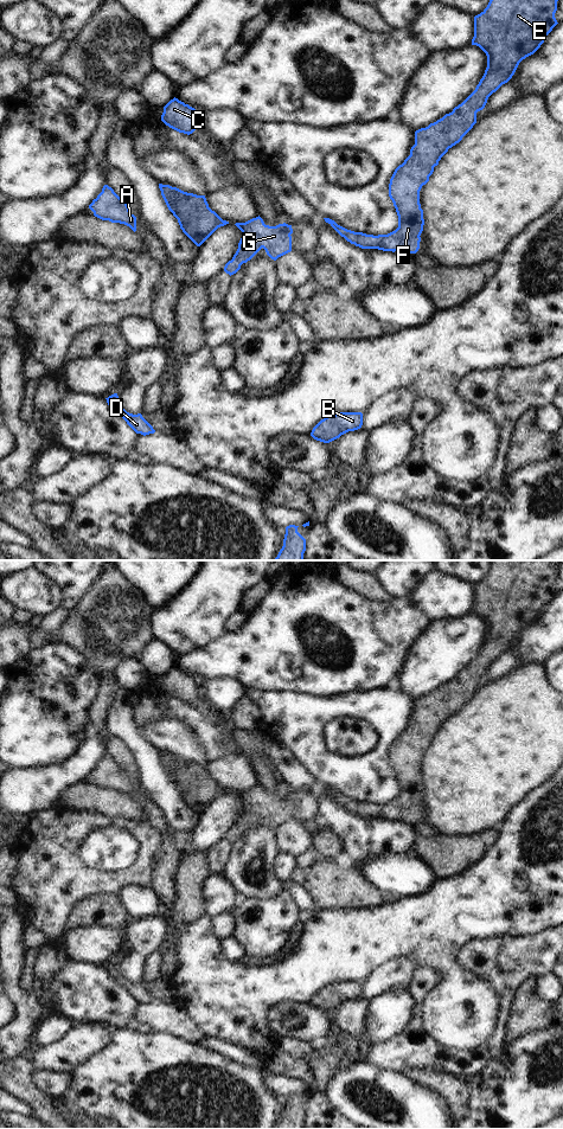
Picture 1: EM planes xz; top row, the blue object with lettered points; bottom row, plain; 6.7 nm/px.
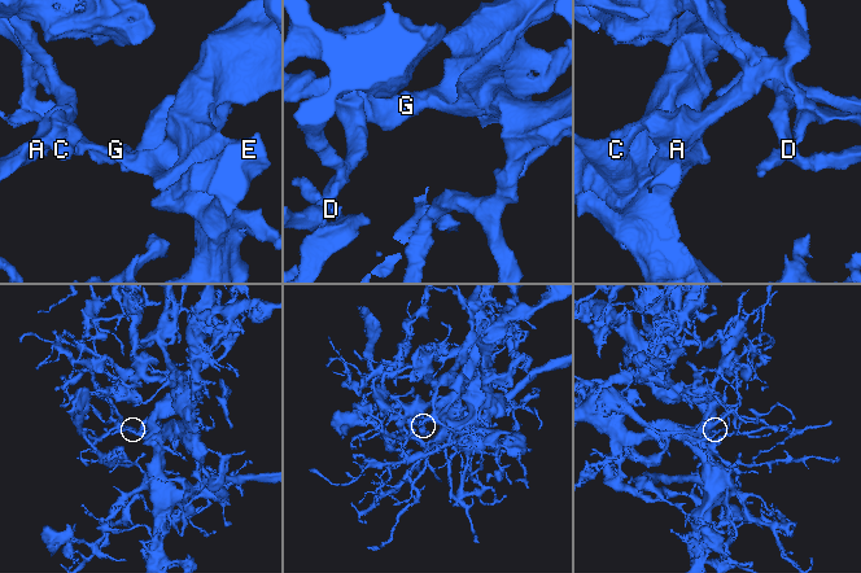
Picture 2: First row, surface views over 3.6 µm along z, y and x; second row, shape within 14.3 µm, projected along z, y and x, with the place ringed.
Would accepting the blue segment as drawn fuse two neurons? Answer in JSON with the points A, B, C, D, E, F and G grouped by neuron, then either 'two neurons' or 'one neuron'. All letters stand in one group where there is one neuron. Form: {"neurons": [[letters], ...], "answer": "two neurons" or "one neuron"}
{"neurons": [["A", "B", "C", "D", "E", "F", "G"]], "answer": "one neuron"}

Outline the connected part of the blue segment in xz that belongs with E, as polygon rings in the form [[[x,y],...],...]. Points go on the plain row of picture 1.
[[[491,560],[487,576],[474,585],[474,605],[472,614],[479,615],[487,624],[487,636],[475,659],[452,681],[415,700],[415,713],[410,724],[399,733],[389,752],[389,765],[398,784],[398,796],[388,803],[366,803],[354,801],[324,787],[341,806],[362,817],[399,820],[416,822],[420,817],[424,788],[420,772],[420,759],[429,750],[434,736],[449,717],[459,712],[476,692],[476,681],[482,679],[488,666],[514,643],[519,631],[533,623],[544,611],[546,604],[558,592],[555,582],[561,560]]]

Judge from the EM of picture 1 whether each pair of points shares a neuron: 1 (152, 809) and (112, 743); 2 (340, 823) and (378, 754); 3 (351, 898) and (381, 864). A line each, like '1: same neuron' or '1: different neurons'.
1: same neuron
2: different neurons
3: different neurons

